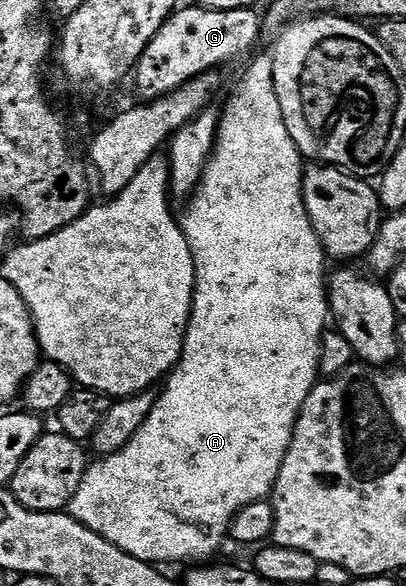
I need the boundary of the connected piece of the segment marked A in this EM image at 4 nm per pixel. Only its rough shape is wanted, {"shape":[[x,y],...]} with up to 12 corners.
{"shape":[[272,56],[182,215],[150,417],[70,504],[153,565],[272,494],[330,323]]}

